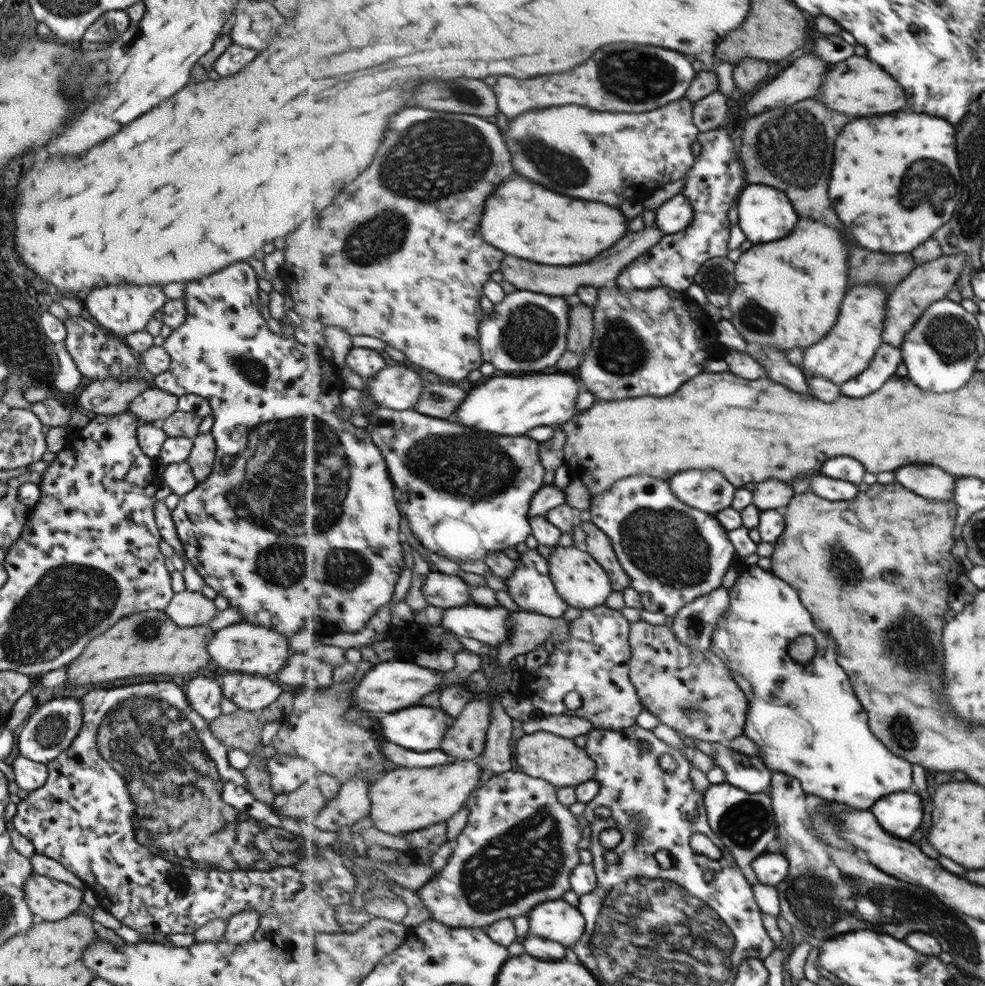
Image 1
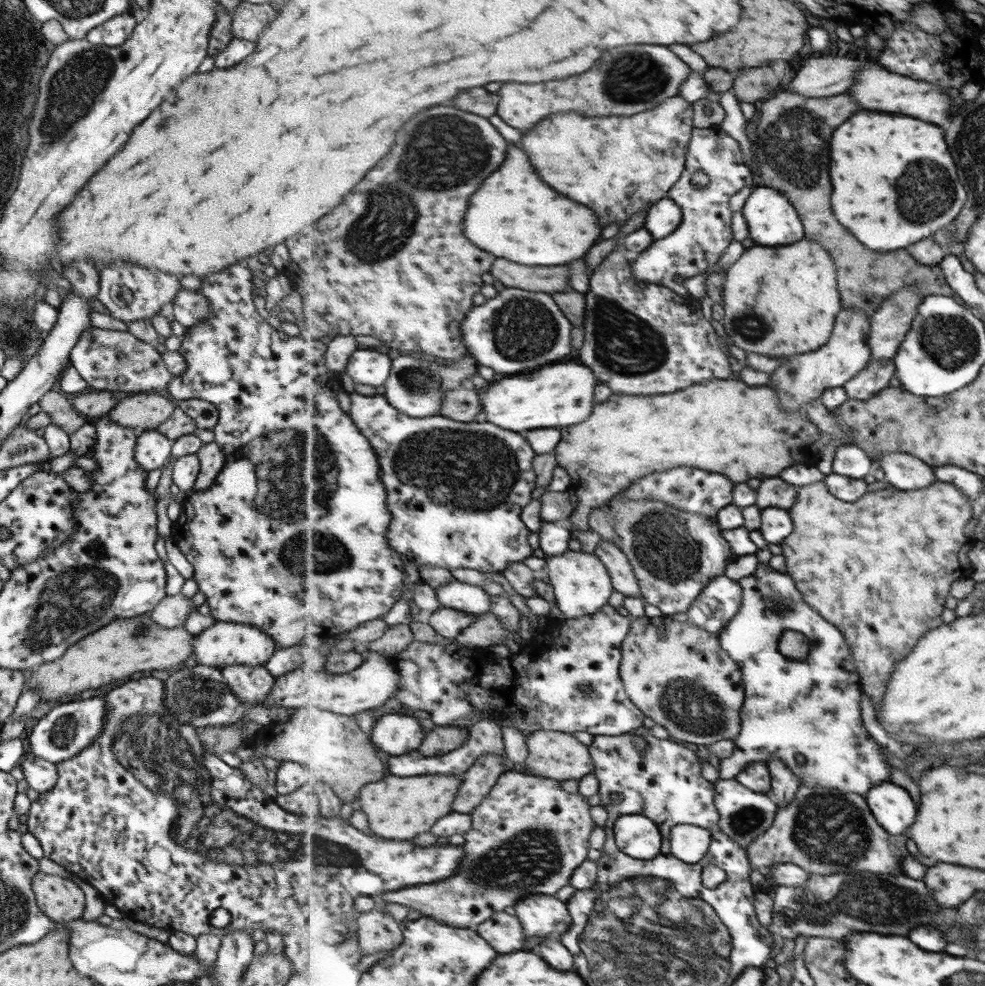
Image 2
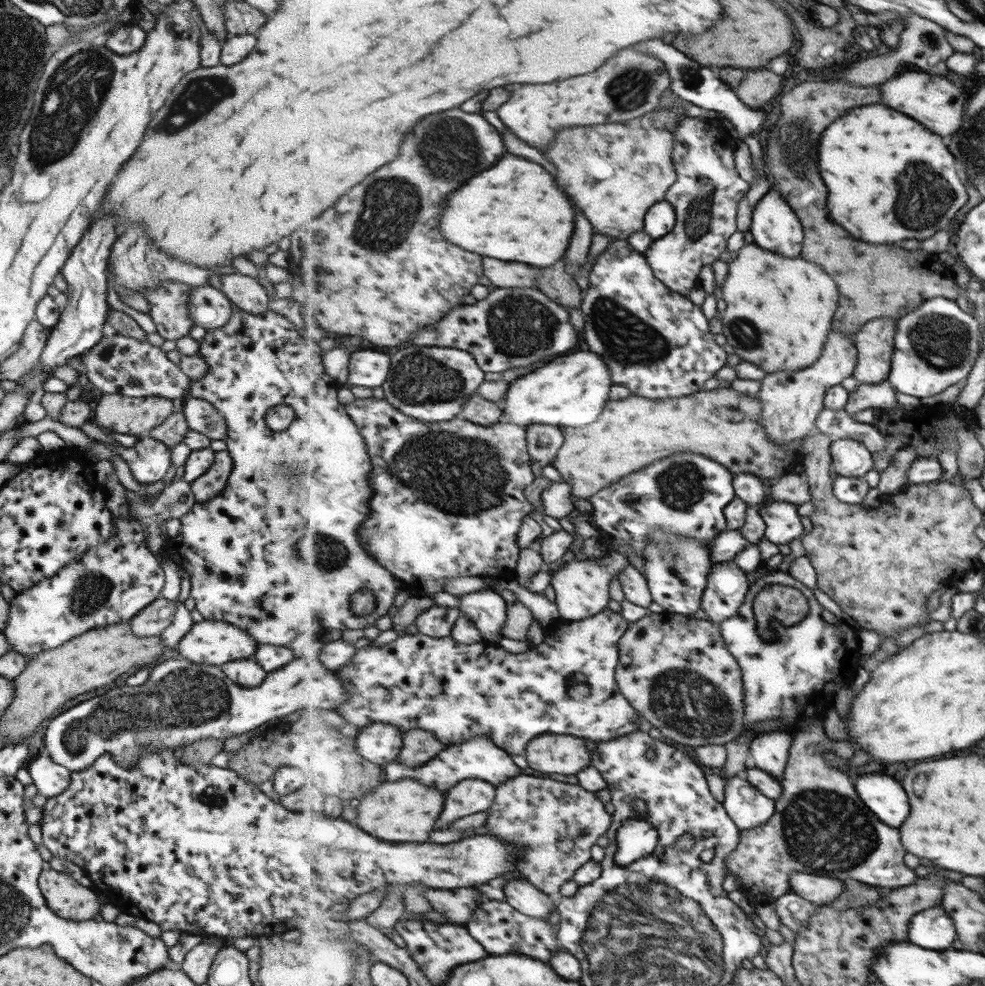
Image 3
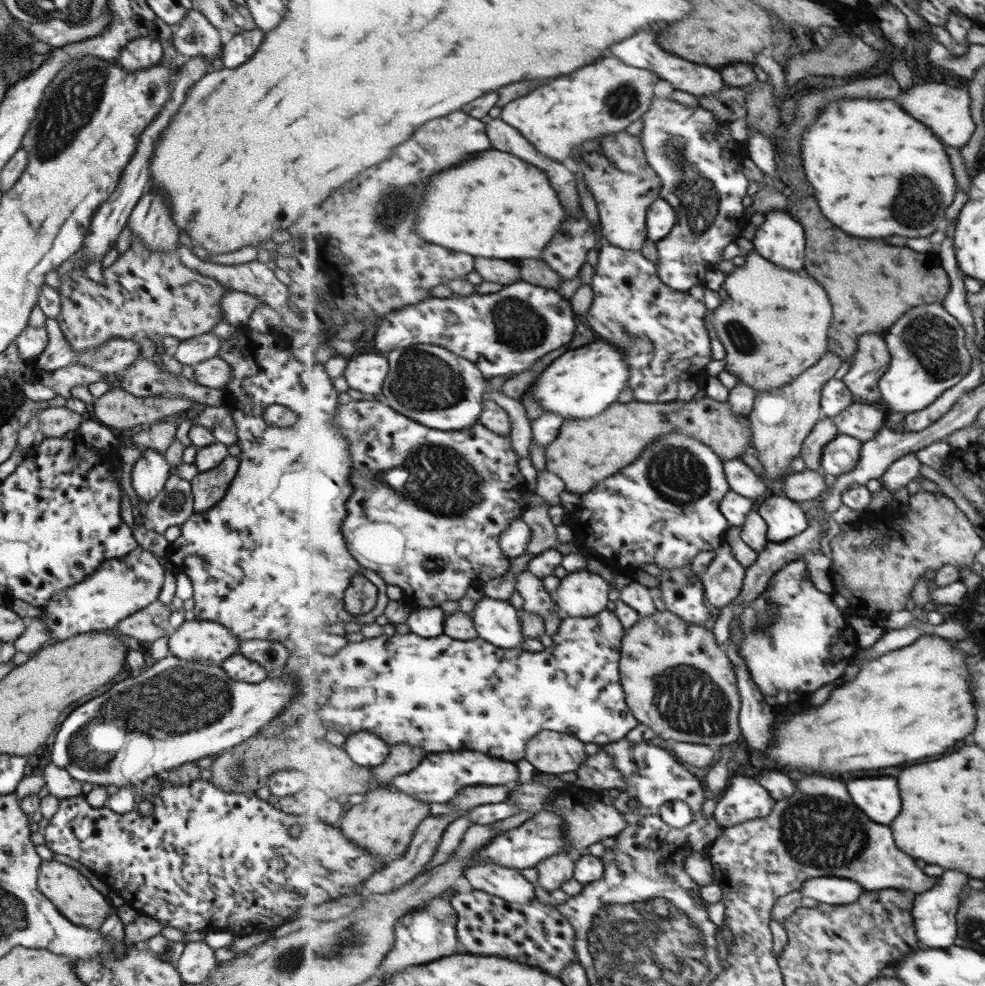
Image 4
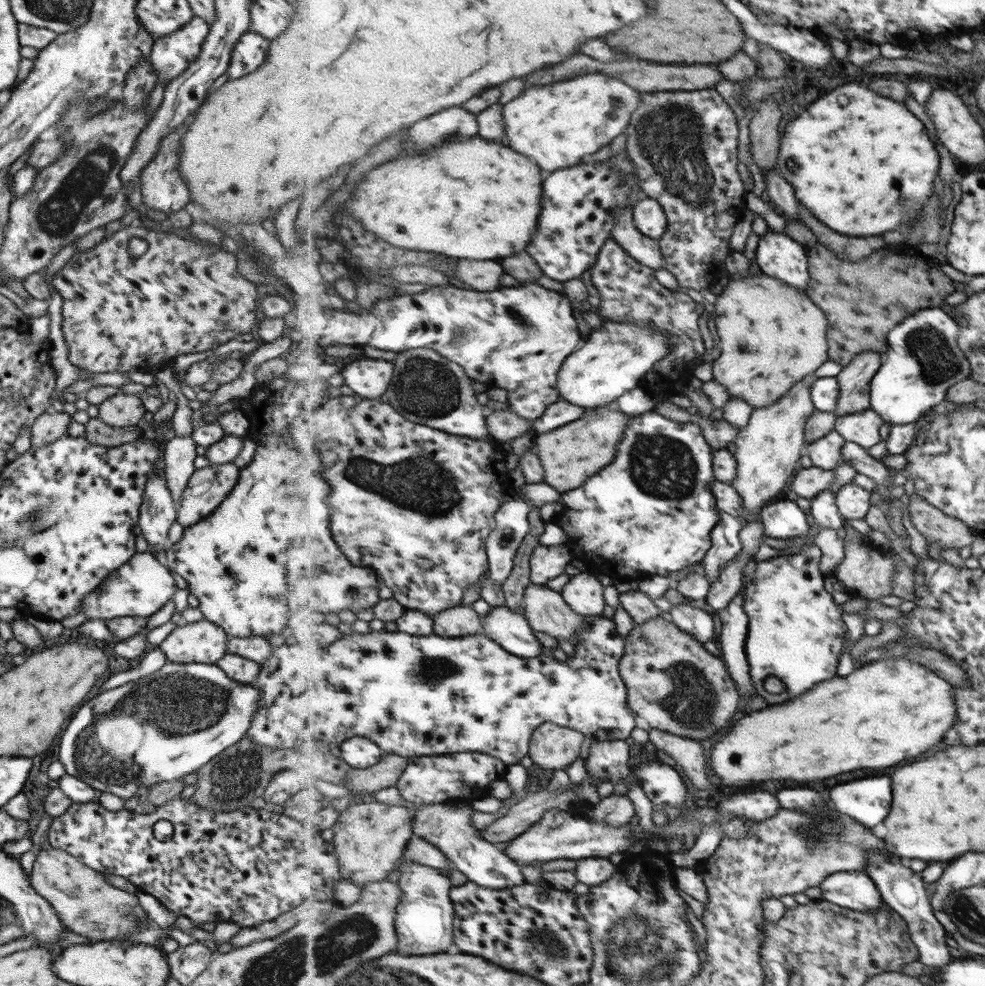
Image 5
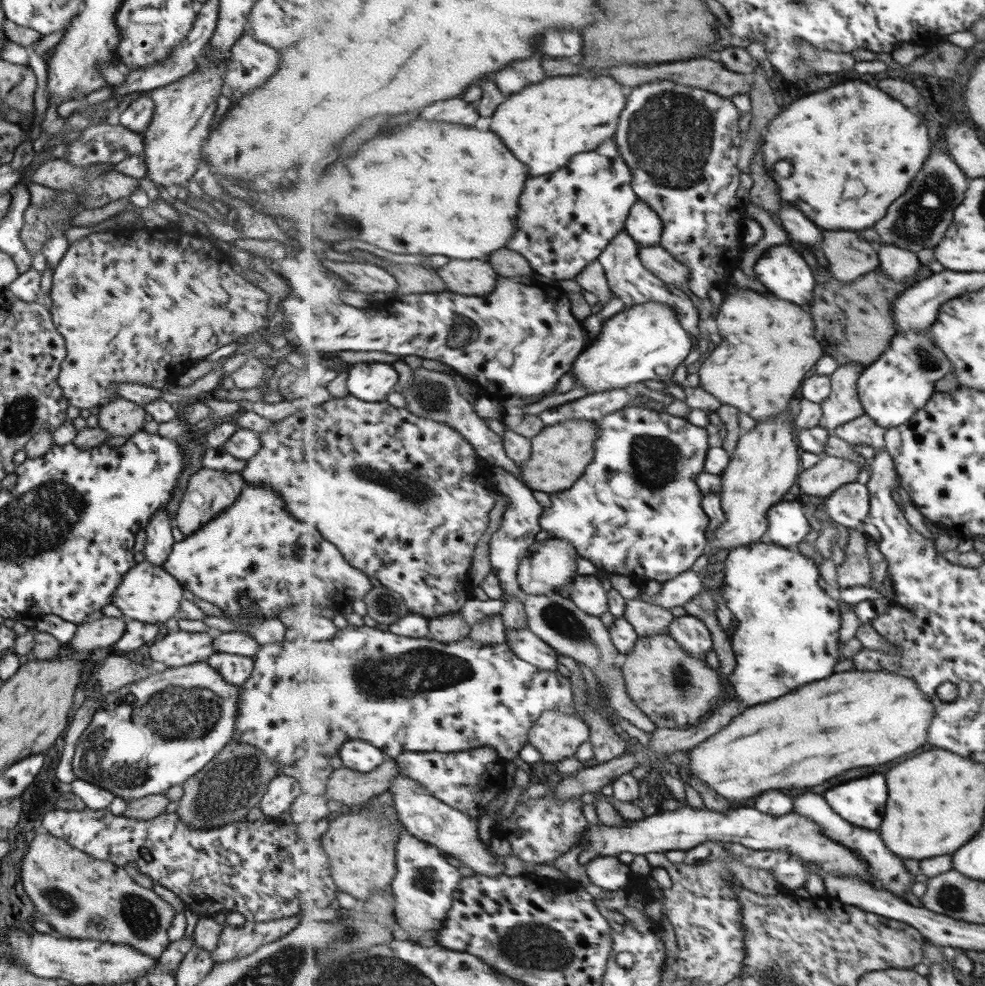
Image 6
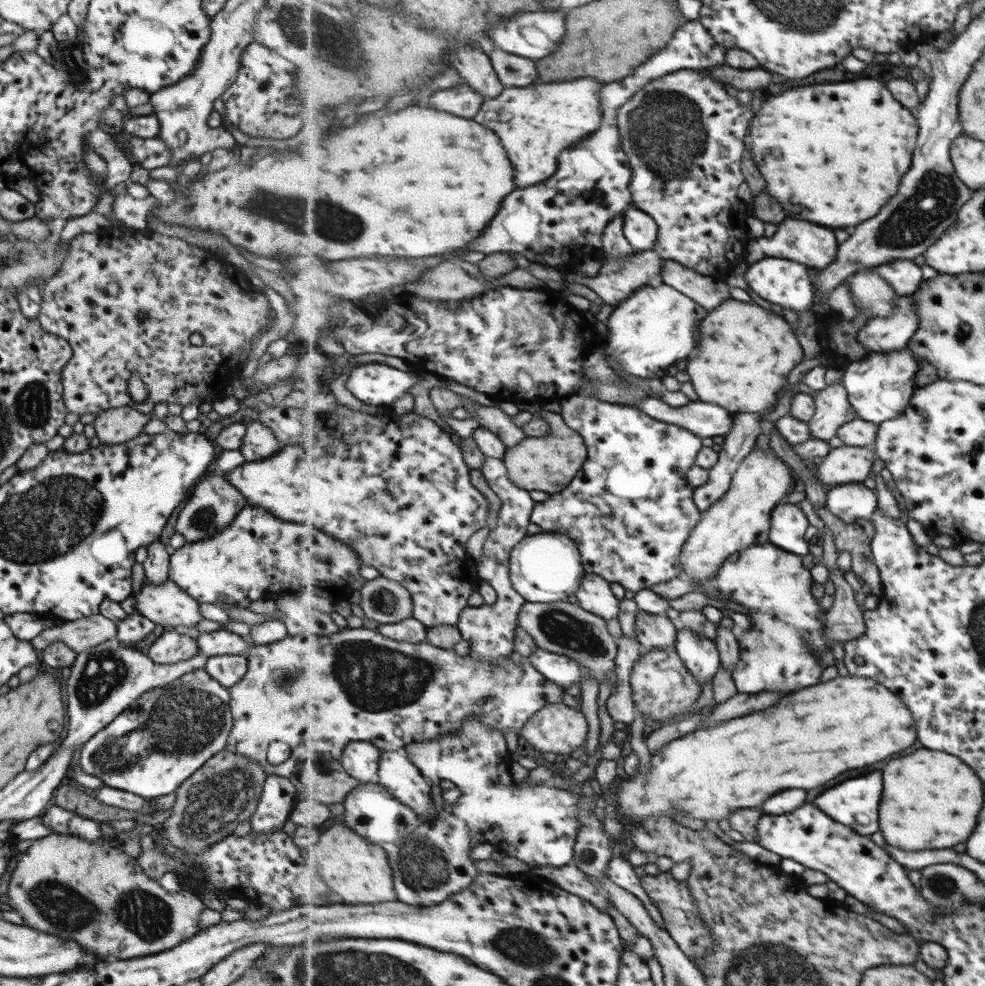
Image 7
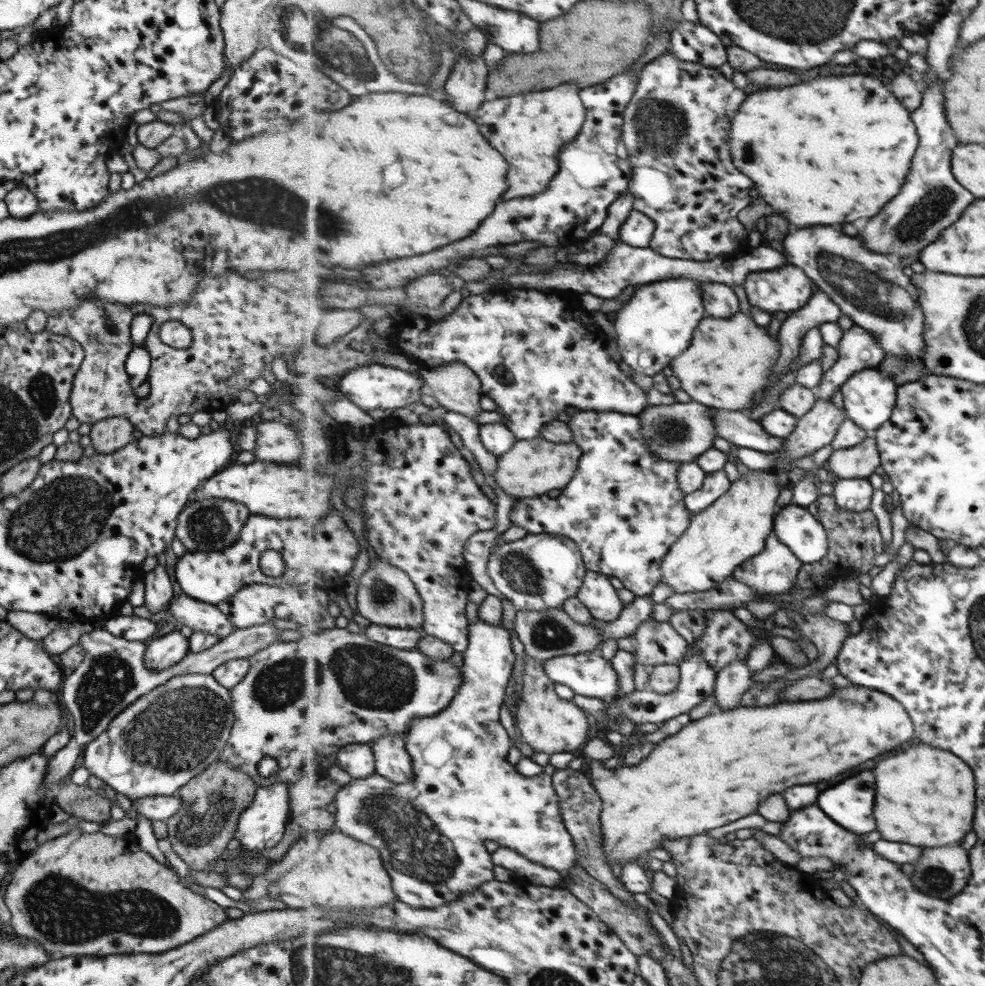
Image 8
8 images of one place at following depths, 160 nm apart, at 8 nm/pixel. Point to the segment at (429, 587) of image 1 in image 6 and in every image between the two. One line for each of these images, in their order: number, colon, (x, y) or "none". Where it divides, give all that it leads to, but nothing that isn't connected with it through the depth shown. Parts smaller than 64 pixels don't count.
2: (472, 599)
3: (486, 608)
4: (498, 621)
5: (511, 629)
6: (528, 646)

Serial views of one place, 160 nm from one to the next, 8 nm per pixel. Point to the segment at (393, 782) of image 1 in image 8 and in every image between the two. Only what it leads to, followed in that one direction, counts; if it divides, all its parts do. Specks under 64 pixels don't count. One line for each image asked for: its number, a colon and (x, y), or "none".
2: (397, 808)
3: (405, 811)
4: (385, 823)
5: (370, 837)
6: (362, 849)
7: (358, 871)
8: (346, 873)

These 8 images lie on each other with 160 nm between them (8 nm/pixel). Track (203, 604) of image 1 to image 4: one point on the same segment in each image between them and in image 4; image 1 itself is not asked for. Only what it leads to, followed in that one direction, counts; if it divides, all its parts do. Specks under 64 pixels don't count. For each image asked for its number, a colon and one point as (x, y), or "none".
2: (171, 611)
3: (150, 621)
4: (146, 625)

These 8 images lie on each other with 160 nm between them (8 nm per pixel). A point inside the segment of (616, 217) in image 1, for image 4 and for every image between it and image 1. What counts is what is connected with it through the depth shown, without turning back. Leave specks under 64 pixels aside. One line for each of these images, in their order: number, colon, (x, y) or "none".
2: (517, 216)
3: (515, 212)
4: (496, 205)

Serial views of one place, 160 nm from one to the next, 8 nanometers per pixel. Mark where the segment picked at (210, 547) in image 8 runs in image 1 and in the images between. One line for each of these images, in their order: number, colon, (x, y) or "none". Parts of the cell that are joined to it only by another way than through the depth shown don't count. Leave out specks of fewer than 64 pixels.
1: (202, 454)
2: (211, 459)
3: (212, 481)
4: (207, 487)
5: (207, 487)
6: (208, 492)
7: (212, 503)

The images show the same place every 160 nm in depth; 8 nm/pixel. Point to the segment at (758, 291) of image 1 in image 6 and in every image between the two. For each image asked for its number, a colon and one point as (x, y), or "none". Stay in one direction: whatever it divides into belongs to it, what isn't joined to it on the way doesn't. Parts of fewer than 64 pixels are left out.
2: (801, 277)
3: (778, 312)
4: (794, 311)
5: (773, 334)
6: (758, 372)

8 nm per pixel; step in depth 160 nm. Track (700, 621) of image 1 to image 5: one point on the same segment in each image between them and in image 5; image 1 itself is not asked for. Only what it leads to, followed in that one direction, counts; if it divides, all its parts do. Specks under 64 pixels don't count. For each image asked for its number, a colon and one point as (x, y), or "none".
2: (721, 600)
3: (727, 585)
4: (723, 581)
5: (726, 545)

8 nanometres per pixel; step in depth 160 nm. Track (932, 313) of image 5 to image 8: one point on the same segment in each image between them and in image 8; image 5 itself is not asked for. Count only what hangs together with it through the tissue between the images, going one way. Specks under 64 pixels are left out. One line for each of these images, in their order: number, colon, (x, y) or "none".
6: (894, 389)
7: (880, 387)
8: (870, 395)

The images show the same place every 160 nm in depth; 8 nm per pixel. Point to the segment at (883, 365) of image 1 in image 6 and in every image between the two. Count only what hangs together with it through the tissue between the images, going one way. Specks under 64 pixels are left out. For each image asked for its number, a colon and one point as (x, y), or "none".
2: (872, 380)
3: (865, 396)
4: (863, 421)
5: (864, 428)
6: (864, 430)

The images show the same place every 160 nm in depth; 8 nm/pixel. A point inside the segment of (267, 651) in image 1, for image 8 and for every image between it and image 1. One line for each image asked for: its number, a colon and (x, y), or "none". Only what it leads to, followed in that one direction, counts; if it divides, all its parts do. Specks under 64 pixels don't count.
2: (221, 644)
3: (214, 643)
4: (202, 641)
5: (202, 642)
6: (177, 648)
7: (170, 646)
8: (168, 649)

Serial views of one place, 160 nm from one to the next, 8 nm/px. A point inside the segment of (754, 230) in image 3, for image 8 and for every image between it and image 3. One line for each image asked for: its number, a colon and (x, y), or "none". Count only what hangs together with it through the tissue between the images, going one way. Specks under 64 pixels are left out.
4: (782, 239)
5: (777, 254)
6: (782, 269)
7: (787, 284)
8: (788, 288)

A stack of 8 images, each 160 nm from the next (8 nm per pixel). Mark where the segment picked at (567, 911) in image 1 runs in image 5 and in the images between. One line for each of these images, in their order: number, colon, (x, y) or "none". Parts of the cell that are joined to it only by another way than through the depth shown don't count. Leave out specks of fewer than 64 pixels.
2: (541, 915)
3: (522, 894)
4: (507, 883)
5: (487, 864)

